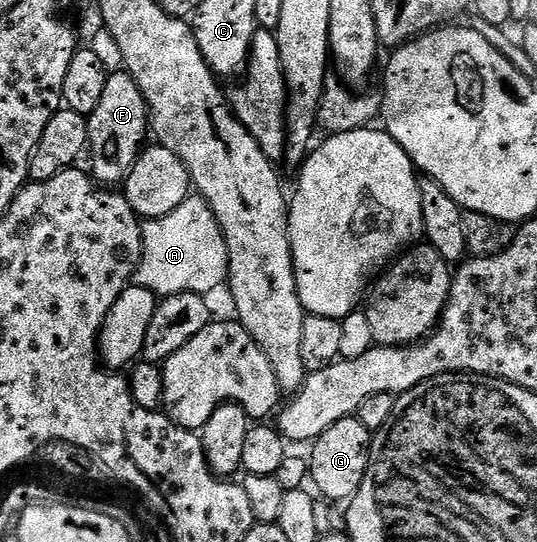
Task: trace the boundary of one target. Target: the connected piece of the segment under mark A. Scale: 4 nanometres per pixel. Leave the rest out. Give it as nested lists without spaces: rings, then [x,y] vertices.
[[[189,195],[169,215],[148,217],[142,222],[143,226],[143,254],[139,266],[135,268],[134,284],[148,289],[150,293],[160,298],[182,293],[202,293],[211,295],[214,289],[228,284],[229,251],[225,247],[225,235],[205,199],[198,195]]]

